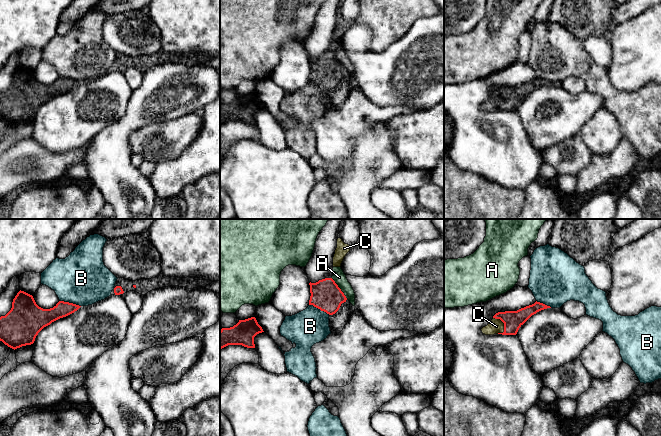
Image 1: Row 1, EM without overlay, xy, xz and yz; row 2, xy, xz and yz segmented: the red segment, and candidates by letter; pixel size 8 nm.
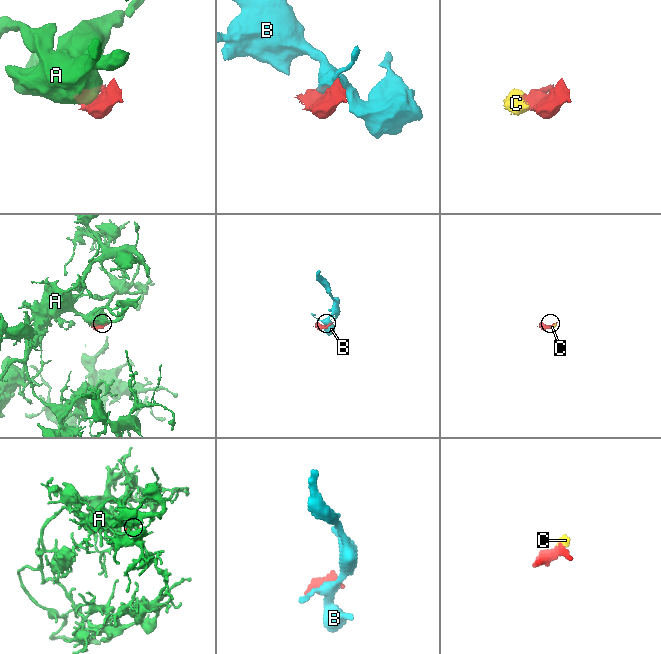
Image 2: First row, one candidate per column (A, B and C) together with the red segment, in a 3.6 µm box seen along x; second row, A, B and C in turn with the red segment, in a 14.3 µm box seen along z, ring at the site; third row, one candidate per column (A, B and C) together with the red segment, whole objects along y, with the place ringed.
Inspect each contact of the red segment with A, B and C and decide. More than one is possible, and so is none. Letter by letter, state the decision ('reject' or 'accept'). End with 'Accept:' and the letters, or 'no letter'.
A: reject
B: reject
C: accept
Accept: C

